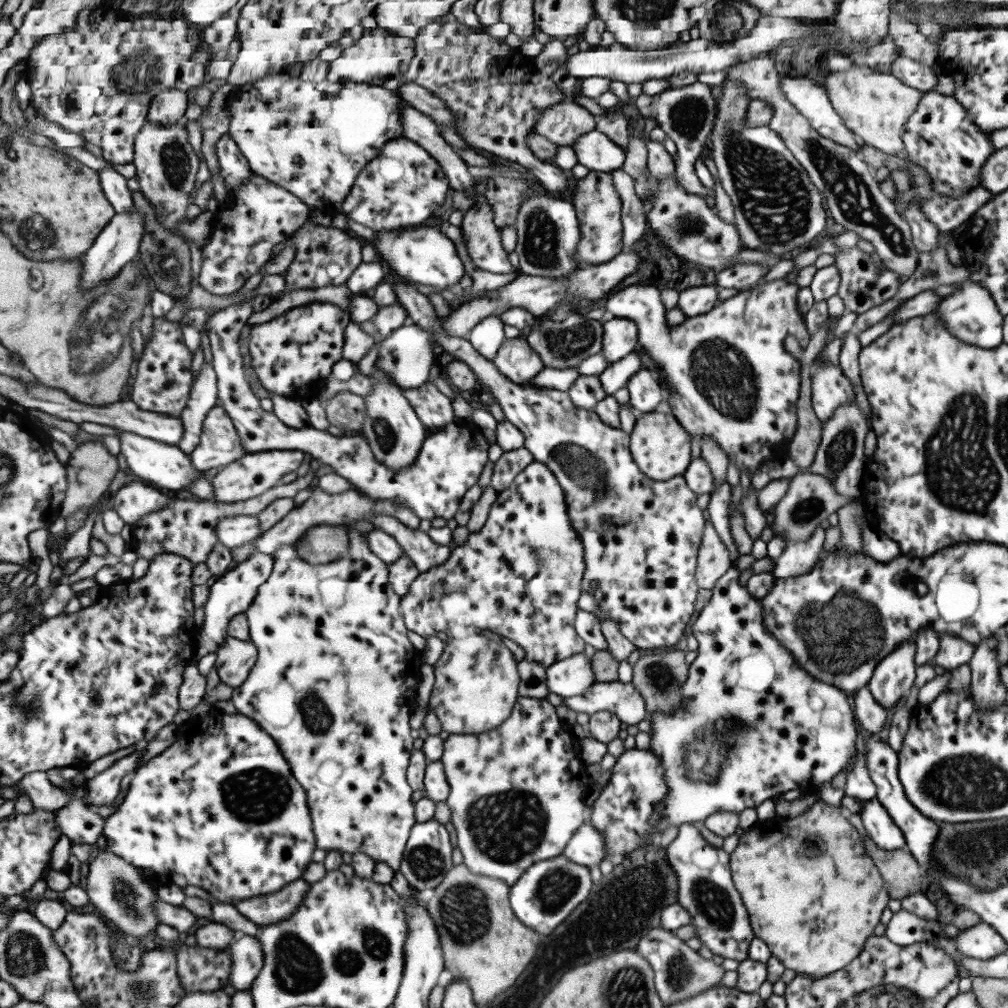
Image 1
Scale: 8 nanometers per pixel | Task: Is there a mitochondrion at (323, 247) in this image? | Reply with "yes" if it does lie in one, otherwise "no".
no

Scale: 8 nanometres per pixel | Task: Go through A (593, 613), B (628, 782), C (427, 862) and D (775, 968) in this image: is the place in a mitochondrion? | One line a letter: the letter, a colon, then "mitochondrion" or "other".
A: other
B: other
C: mitochondrion
D: other

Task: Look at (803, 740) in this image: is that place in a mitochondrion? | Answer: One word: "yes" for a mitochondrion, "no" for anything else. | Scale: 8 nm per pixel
no

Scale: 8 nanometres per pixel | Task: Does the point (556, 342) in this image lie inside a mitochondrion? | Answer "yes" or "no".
yes

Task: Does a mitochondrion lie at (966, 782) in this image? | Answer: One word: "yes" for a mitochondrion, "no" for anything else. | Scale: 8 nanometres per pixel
yes

